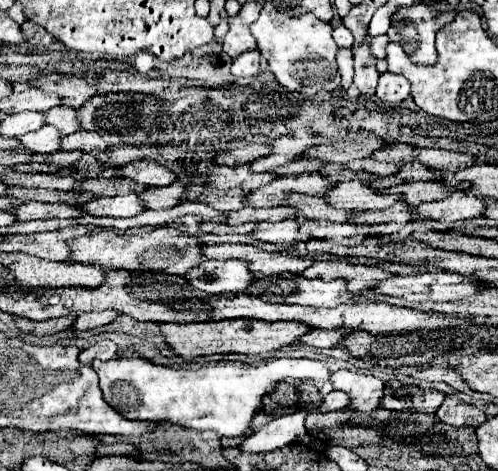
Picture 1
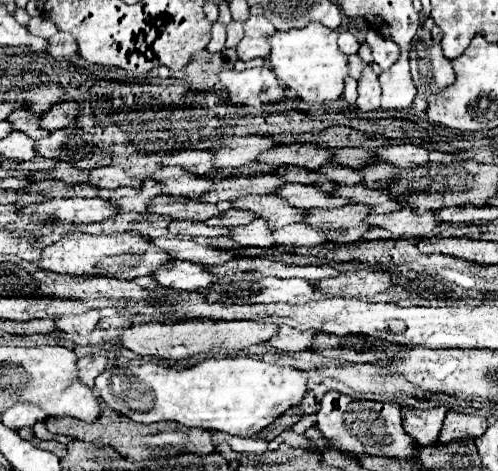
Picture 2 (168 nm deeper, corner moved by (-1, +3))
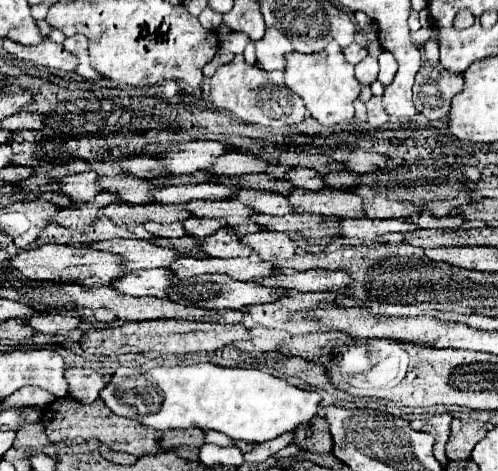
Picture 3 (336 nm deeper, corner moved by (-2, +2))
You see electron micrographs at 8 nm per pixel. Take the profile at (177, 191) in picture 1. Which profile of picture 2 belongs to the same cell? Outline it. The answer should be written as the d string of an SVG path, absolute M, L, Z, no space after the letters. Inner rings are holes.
M119 188L119 190L103 190L101 196L113 200L119 204L119 212L147 212L149 202L159 194L157 188L149 190L139 190L139 188Z

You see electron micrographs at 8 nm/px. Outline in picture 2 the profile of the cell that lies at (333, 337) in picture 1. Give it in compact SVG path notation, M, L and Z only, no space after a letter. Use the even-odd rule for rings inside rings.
M281 326L279 334L269 340L269 346L273 346L279 352L297 352L307 350L315 340L315 332L301 332L289 326Z

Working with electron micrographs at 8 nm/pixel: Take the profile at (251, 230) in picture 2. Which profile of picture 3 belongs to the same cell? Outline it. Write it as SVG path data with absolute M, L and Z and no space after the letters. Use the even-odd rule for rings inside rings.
M222 227L200 243L200 251L206 257L250 257L252 249L240 243L240 237L230 229Z

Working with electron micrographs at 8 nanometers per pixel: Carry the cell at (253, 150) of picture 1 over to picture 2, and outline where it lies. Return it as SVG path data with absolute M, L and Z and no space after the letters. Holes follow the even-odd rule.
M183 150L183 152L177 152L169 158L165 158L163 164L165 166L181 166L191 172L207 174L209 168L213 166L213 152L211 150Z

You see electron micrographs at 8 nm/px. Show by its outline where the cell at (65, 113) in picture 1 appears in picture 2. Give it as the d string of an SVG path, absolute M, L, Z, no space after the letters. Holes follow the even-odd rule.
M19 108L19 110L11 112L7 120L13 122L13 128L15 128L15 130L27 132L27 134L33 136L35 140L41 140L41 138L49 136L49 130L41 128L41 116L29 112L27 108Z

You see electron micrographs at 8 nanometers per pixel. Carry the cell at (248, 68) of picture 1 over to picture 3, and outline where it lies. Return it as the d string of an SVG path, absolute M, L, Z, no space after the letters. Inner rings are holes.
M236 57L234 61L222 65L212 77L210 77L210 97L214 109L218 111L230 111L244 123L256 123L264 127L284 127L284 125L296 125L306 119L306 105L304 101L286 87L284 73L282 71L264 71L254 65L246 65L244 57ZM272 83L278 83L278 87L270 87Z

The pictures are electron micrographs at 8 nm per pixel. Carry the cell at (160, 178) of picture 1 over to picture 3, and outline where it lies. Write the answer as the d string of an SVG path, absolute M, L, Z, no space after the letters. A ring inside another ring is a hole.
M94 171L78 173L78 175L66 175L58 181L60 183L58 193L70 197L72 201L92 201L100 193L100 187L96 181L98 181L98 175Z

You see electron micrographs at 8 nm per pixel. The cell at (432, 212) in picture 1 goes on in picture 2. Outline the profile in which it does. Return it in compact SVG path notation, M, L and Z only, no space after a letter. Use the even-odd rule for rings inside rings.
M401 208L397 212L389 214L377 214L365 218L367 224L385 228L397 236L425 236L431 232L431 226L439 226L441 222L437 220L437 212L425 212L425 214L415 214L409 208Z

